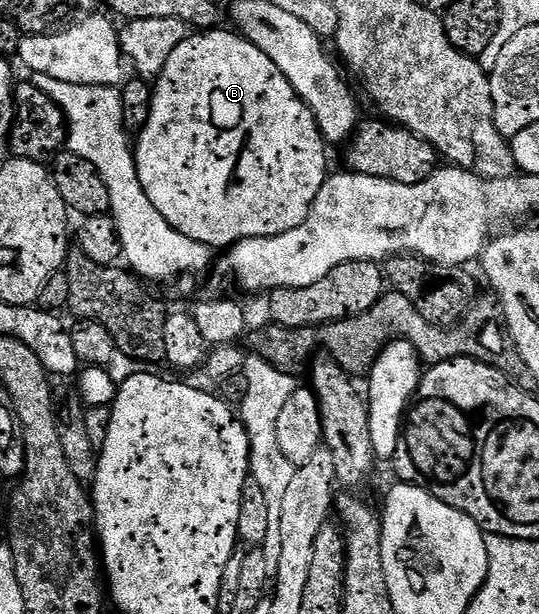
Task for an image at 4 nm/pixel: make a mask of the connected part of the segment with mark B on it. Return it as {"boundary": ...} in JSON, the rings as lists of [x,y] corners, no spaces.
{"boundary":[[[200,30],[195,34],[190,34],[170,54],[166,66],[160,71],[160,75],[154,81],[156,93],[152,96],[152,109],[148,112],[148,121],[144,124],[144,129],[140,132],[140,137],[134,140],[134,155],[136,157],[136,173],[138,182],[150,198],[150,206],[174,226],[186,238],[194,238],[194,242],[202,242],[207,248],[213,250],[227,250],[239,240],[249,240],[250,238],[266,238],[267,236],[281,236],[298,226],[310,214],[314,198],[318,190],[323,186],[324,181],[330,175],[328,169],[328,156],[324,153],[326,141],[324,135],[320,133],[320,127],[316,121],[315,112],[308,109],[304,99],[290,86],[290,82],[278,70],[278,66],[258,46],[254,46],[249,40],[235,31],[220,32],[221,30]]]}

